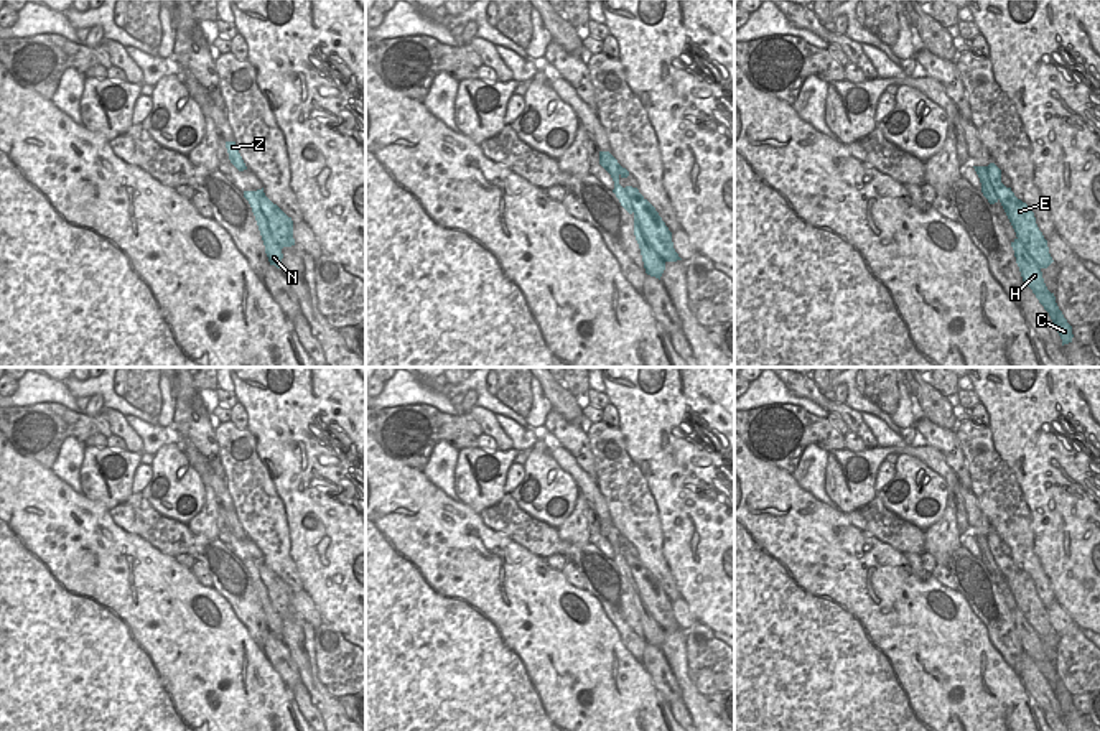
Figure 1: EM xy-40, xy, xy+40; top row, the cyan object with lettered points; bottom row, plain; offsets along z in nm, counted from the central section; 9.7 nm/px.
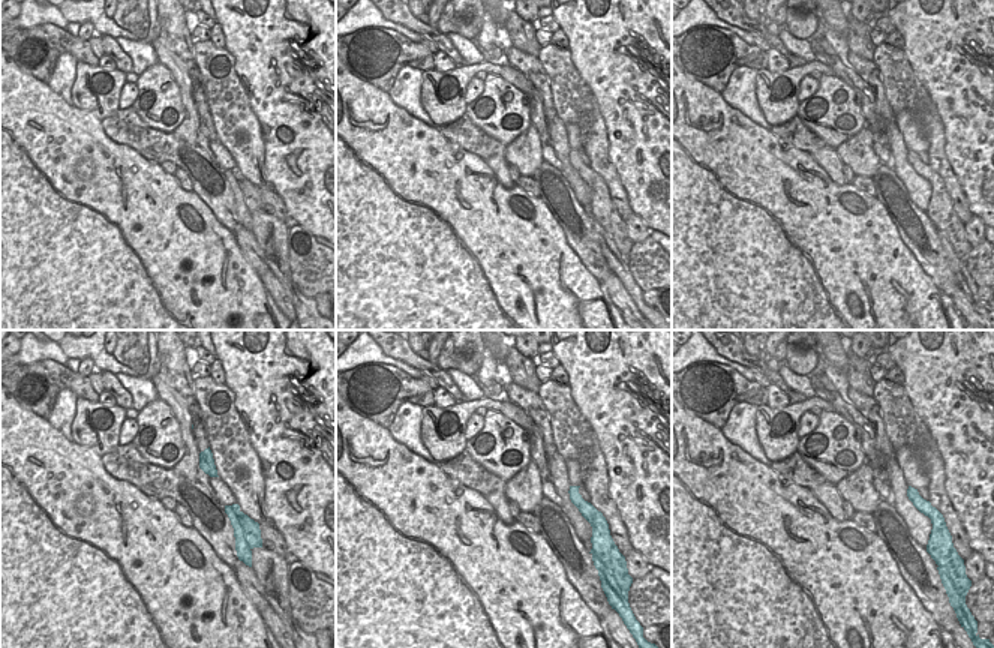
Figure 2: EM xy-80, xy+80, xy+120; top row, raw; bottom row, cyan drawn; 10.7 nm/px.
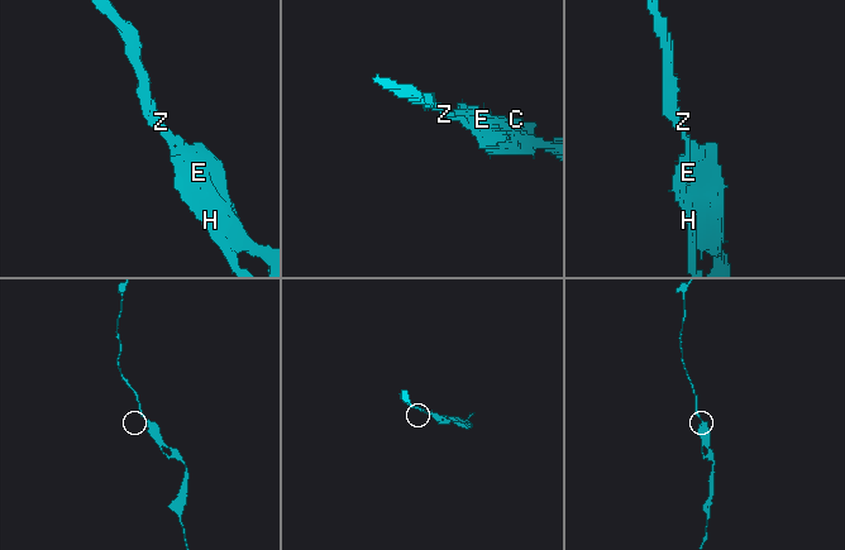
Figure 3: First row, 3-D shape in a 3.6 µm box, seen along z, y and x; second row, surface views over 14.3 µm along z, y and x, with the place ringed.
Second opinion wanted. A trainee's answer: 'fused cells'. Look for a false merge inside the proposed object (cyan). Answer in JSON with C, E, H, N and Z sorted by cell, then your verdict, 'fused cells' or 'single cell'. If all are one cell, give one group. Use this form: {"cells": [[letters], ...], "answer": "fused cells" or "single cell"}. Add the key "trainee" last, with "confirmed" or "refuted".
{"cells": [["C", "E", "H", "N", "Z"]], "answer": "single cell", "trainee": "refuted"}

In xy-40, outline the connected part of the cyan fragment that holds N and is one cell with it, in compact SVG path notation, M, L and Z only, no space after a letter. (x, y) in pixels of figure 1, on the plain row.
M262 558L244 560L255 584L270 634L280 637L282 617L295 614L293 589Z

